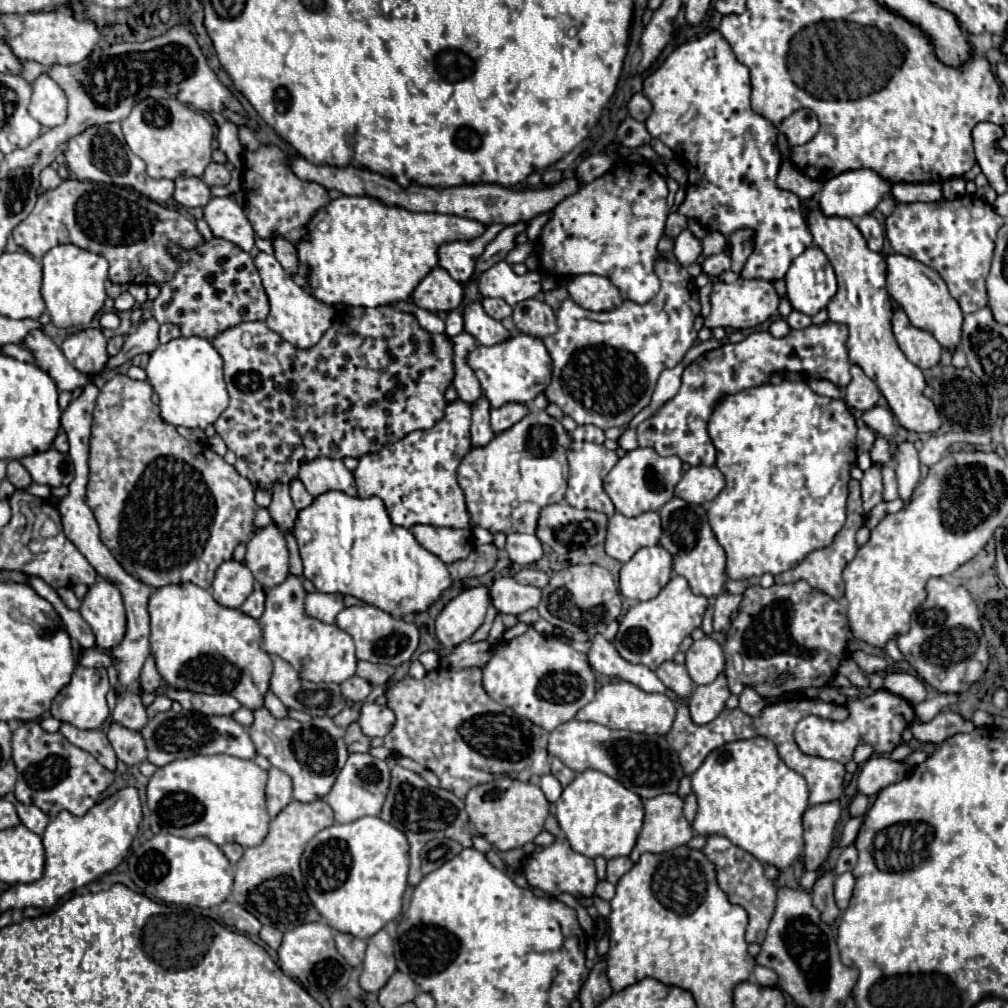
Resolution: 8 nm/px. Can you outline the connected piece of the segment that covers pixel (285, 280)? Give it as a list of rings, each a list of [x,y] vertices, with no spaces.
[[[263,251],[257,253],[255,257],[255,267],[261,275],[263,281],[263,289],[269,297],[269,315],[265,319],[267,327],[273,329],[275,333],[279,333],[285,341],[289,341],[293,347],[299,349],[309,349],[313,345],[319,343],[319,339],[323,337],[323,333],[331,327],[331,319],[335,315],[335,309],[327,303],[321,303],[319,299],[311,297],[309,293],[305,293],[279,265],[279,261],[273,255],[267,255]]]

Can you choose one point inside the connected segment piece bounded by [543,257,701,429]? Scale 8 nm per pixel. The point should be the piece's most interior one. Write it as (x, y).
(605, 365)

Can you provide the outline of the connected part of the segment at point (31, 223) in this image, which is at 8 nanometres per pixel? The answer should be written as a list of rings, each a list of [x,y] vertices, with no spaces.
[[[65,179],[57,189],[39,195],[35,209],[13,229],[13,239],[35,259],[59,243],[75,243],[109,261],[111,283],[155,283],[157,287],[163,287],[179,269],[179,259],[169,253],[169,243],[195,249],[205,241],[191,219],[159,207],[135,189],[79,179]]]

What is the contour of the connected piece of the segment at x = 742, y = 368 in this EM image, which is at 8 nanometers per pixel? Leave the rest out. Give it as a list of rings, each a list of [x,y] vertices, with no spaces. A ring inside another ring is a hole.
[[[827,321],[823,325],[809,325],[805,329],[791,329],[787,337],[775,339],[769,331],[753,331],[739,343],[725,343],[723,347],[711,349],[695,359],[683,371],[683,383],[679,393],[667,401],[651,419],[639,425],[639,447],[653,447],[659,455],[677,455],[681,461],[689,465],[713,465],[715,463],[715,447],[707,433],[707,421],[717,407],[717,403],[731,393],[739,393],[751,387],[759,387],[769,381],[773,373],[801,373],[805,379],[827,379],[837,387],[845,387],[851,381],[847,359],[847,327]]]

